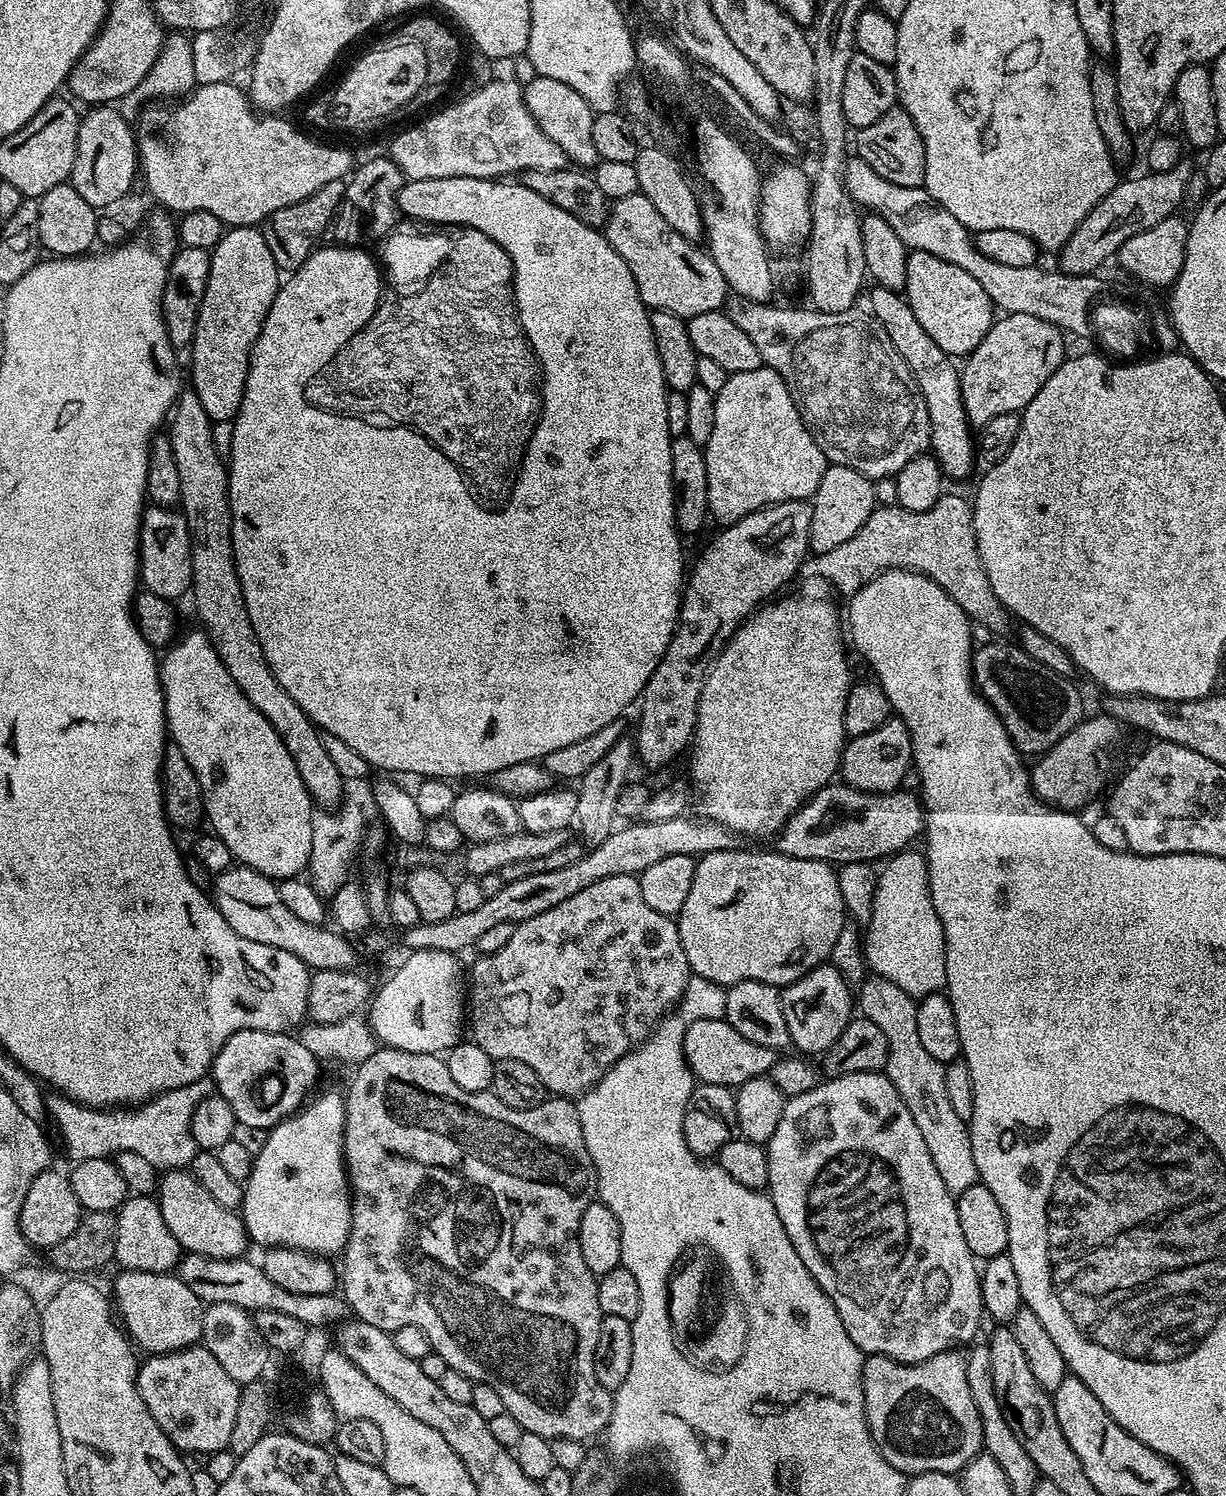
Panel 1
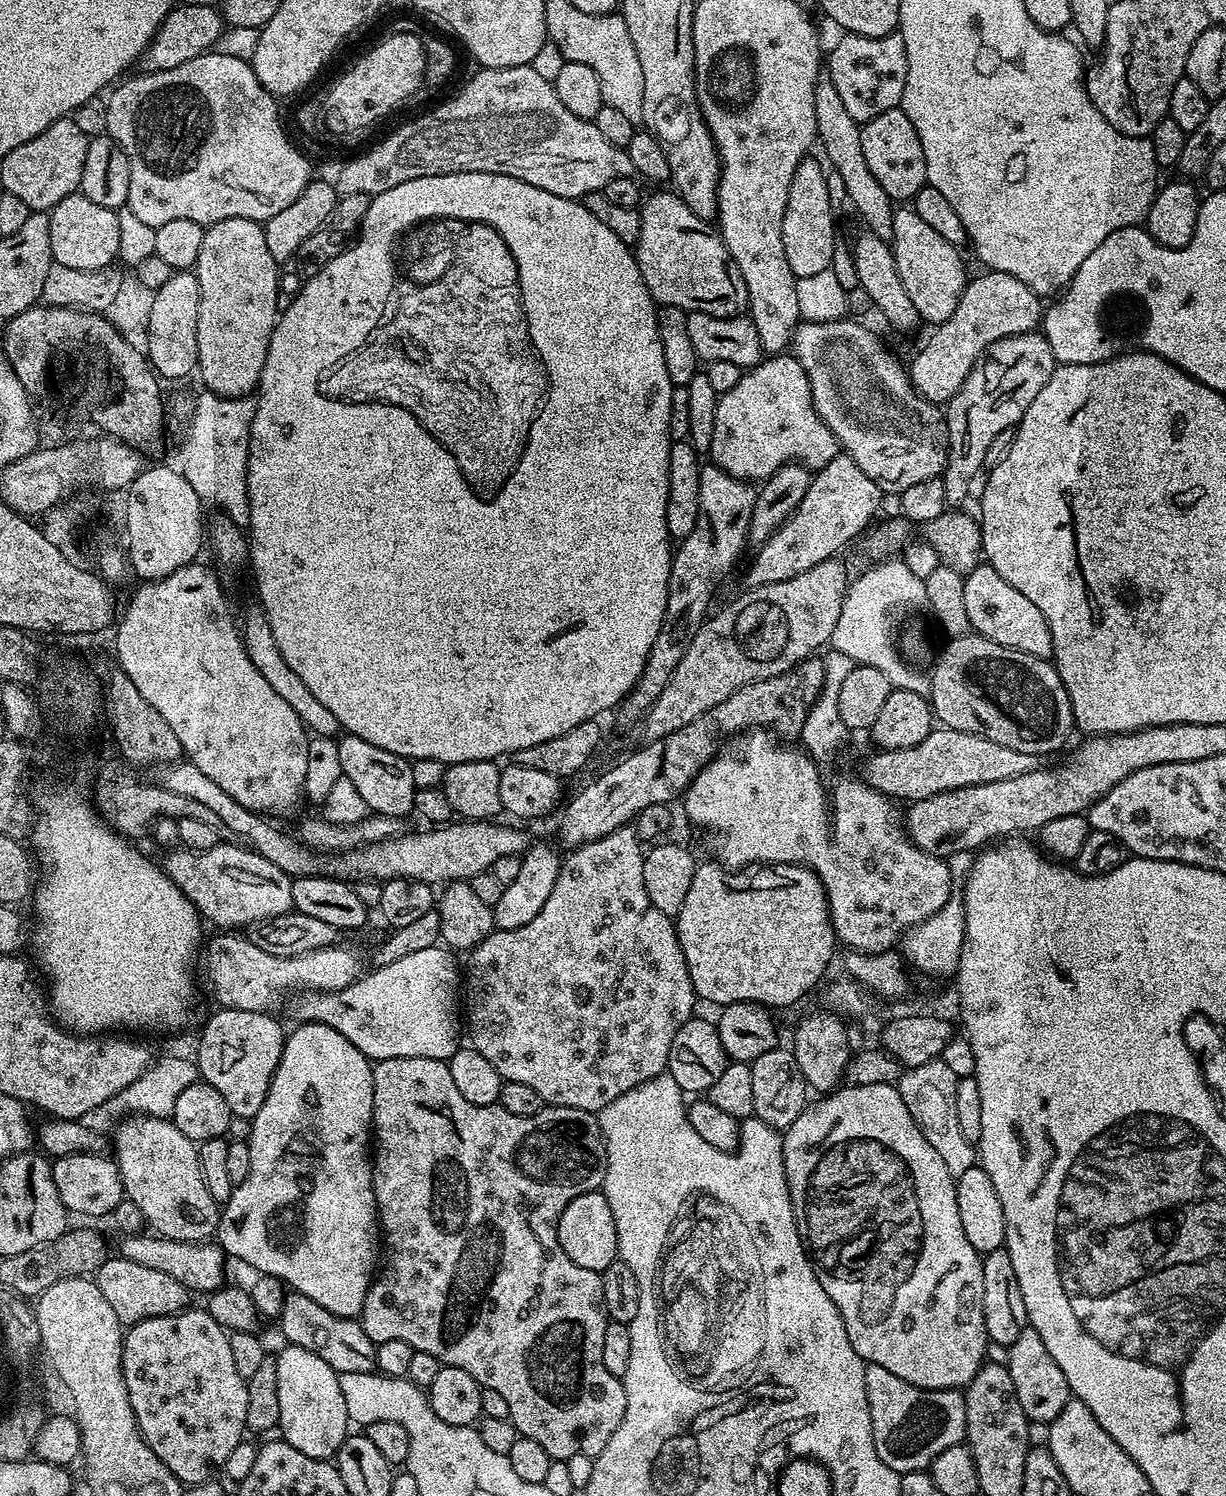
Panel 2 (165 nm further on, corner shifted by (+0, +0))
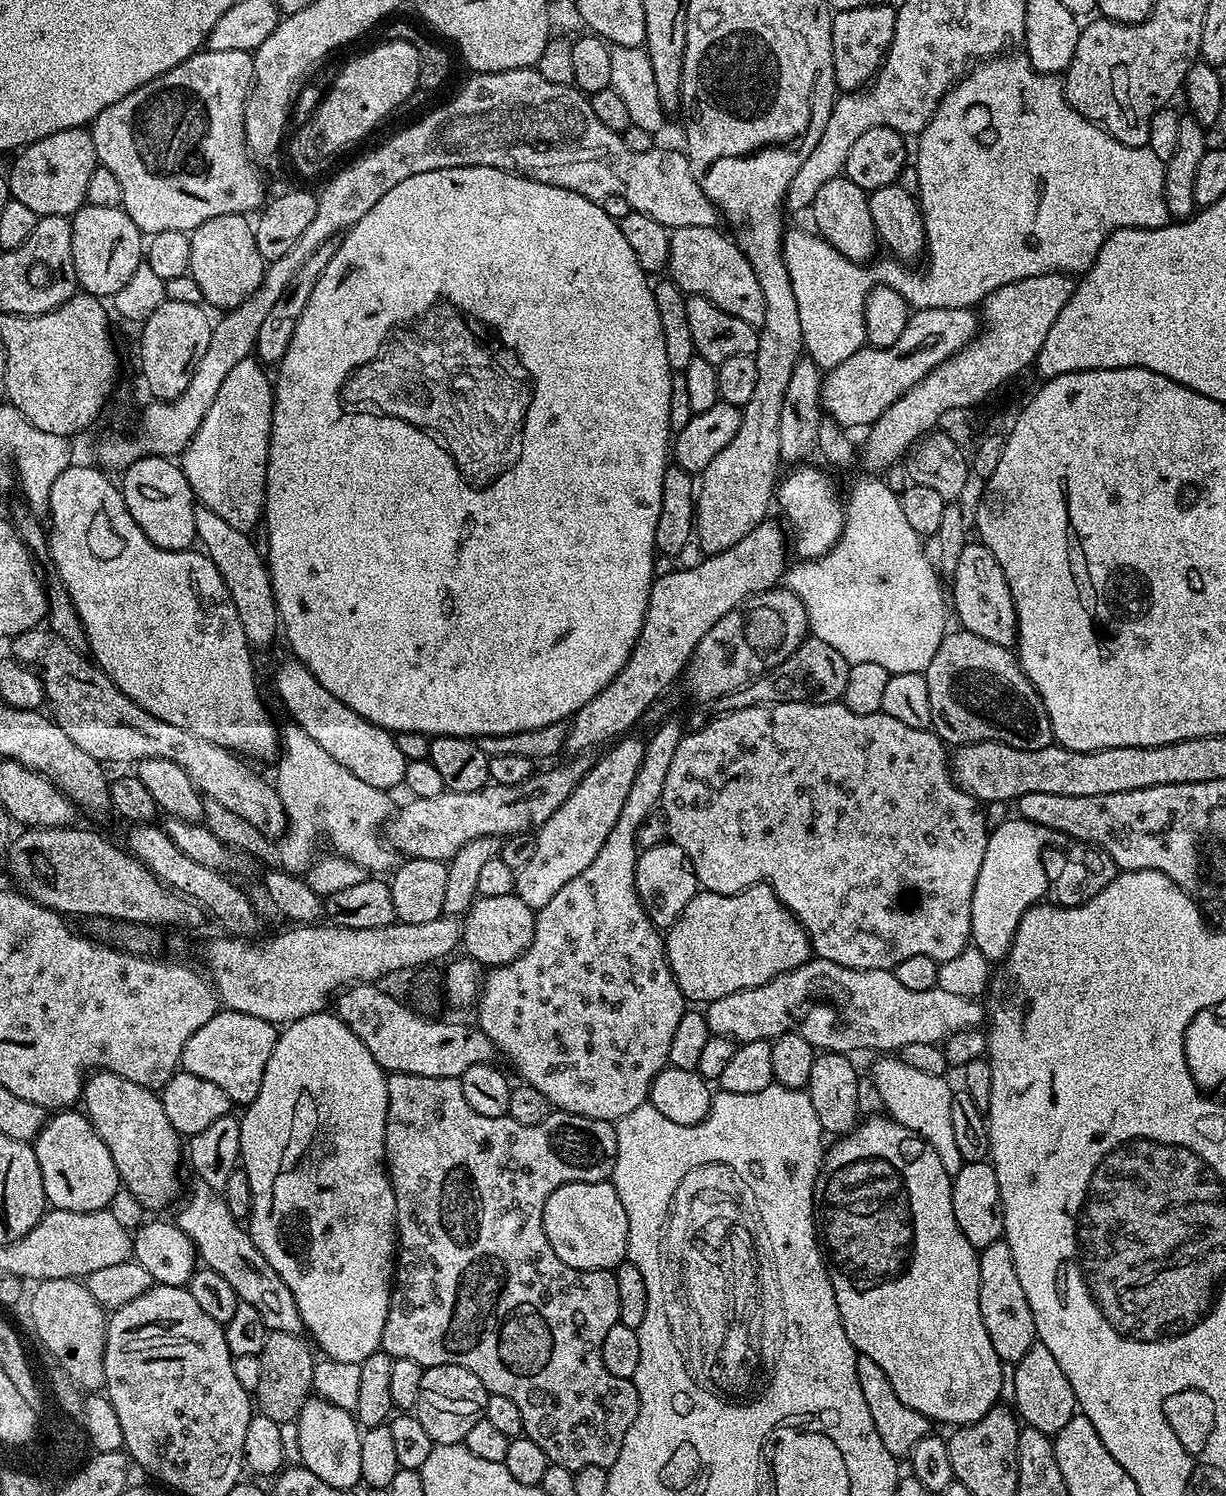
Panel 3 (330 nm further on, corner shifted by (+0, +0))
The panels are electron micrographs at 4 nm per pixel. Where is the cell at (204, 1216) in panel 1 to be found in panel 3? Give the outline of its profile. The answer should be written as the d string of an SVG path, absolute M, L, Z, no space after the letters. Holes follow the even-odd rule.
M96 1070L84 1081L82 1108L88 1121L94 1126L98 1138L106 1142L106 1150L110 1150L110 1158L114 1158L114 1166L120 1175L121 1185L128 1188L130 1194L134 1194L134 1198L138 1198L138 1202L145 1210L168 1208L181 1199L182 1137L174 1130L174 1126L170 1126L170 1118L166 1118L166 1110L162 1110L160 1097L153 1089L138 1086L138 1082L130 1082L113 1072Z

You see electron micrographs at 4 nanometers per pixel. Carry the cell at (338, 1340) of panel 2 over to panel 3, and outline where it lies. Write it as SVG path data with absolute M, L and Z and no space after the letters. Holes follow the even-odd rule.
M196 1182L193 1185L188 1201L186 1196L179 1205L180 1213L174 1216L174 1223L192 1239L197 1257L207 1267L222 1274L222 1278L226 1278L230 1286L234 1286L234 1294L239 1303L254 1306L254 1310L262 1314L262 1322L266 1322L269 1332L300 1336L305 1327L298 1314L294 1294L290 1294L290 1286L286 1286L286 1282L278 1278L278 1270L274 1270L274 1266L270 1266L270 1262L262 1258L262 1250L254 1246L252 1237L234 1219L230 1210L226 1210L223 1195L213 1192L212 1188L205 1184Z

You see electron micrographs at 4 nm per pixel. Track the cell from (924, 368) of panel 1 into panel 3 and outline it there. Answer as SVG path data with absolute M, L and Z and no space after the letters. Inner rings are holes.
M841 174L830 178L830 182L826 182L826 186L818 190L818 194L814 194L810 215L817 224L815 227L819 235L830 242L830 246L834 246L838 254L857 262L871 261L877 255L878 237L874 221L870 218L868 193L862 190L862 186L854 186L848 176Z

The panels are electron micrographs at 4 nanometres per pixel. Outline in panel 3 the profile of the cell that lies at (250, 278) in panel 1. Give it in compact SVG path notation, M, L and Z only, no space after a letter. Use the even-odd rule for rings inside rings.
M244 214L210 218L210 222L202 222L202 226L192 231L188 270L194 282L198 282L198 290L202 290L205 305L213 304L219 310L237 308L258 290L266 261L258 254L255 233L253 221Z

